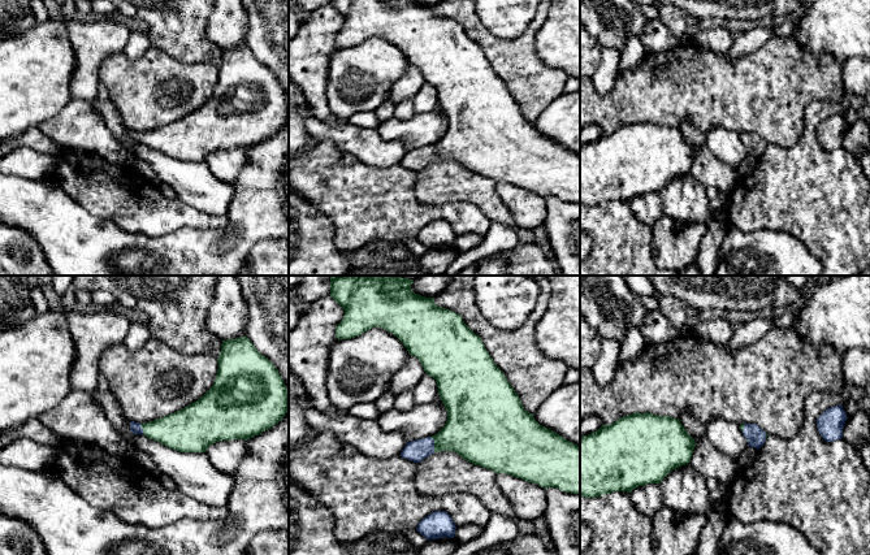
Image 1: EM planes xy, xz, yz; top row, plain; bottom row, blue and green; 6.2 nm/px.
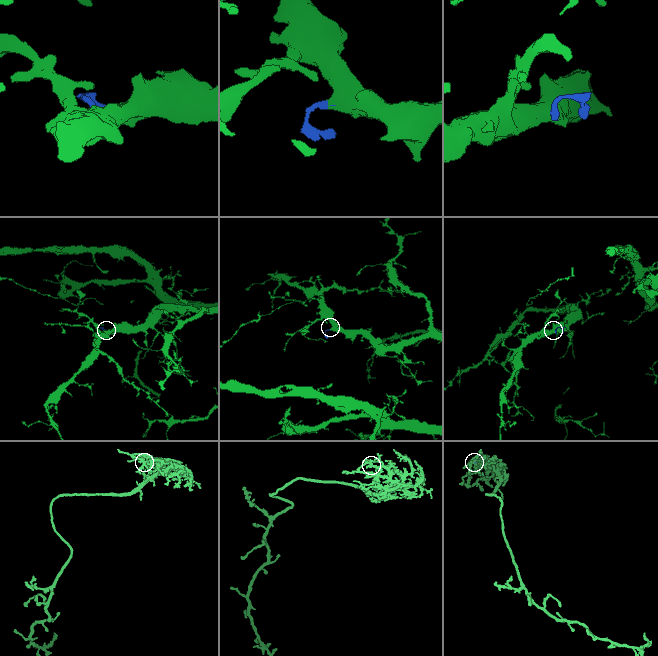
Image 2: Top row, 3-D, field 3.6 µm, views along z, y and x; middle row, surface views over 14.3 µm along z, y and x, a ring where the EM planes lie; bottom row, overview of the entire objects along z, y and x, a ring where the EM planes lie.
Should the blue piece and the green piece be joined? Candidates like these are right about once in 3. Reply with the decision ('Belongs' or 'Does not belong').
Belongs

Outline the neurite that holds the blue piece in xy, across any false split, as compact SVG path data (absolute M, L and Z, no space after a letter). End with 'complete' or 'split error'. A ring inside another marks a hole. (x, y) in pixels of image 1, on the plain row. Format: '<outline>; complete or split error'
M247 45L222 49L213 95L190 114L139 133L130 130L133 143L146 144L179 161L205 161L220 149L250 148L278 133L289 120L289 99L273 71Z; split error

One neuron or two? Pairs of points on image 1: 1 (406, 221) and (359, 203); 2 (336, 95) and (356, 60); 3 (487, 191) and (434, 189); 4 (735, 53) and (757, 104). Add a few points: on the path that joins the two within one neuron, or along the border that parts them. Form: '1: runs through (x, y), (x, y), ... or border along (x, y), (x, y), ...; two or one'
1: runs through (394, 213), (380, 203), (371, 203); one
2: runs through (345, 86), (356, 74), (356, 69); one
3: runs through (474, 189), (448, 189); one
4: border along (765, 43), (736, 59), (728, 59), (724, 55); two

